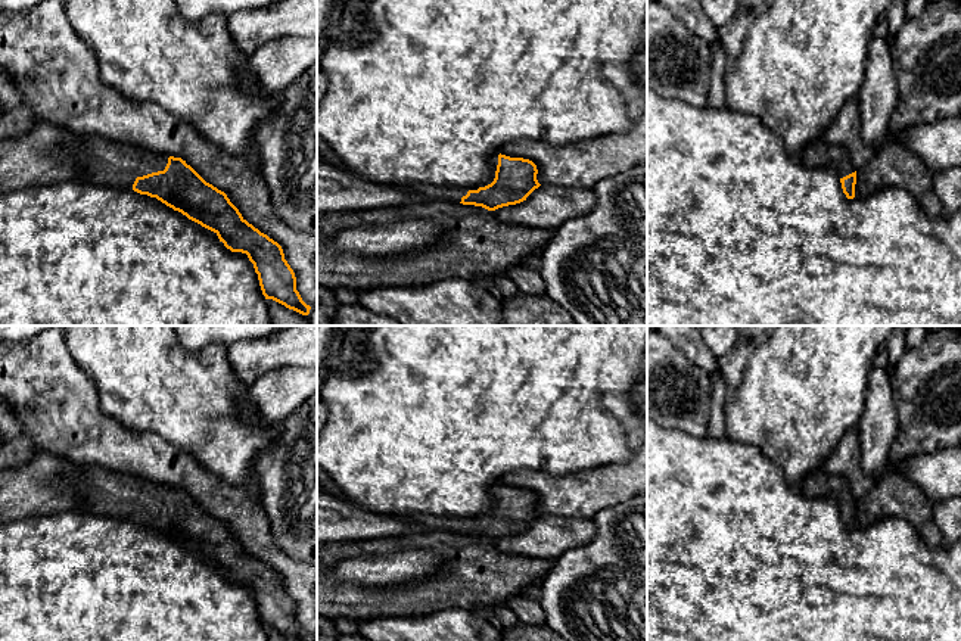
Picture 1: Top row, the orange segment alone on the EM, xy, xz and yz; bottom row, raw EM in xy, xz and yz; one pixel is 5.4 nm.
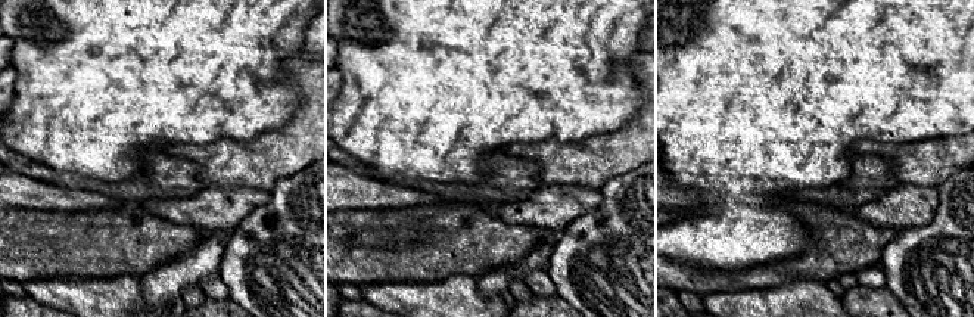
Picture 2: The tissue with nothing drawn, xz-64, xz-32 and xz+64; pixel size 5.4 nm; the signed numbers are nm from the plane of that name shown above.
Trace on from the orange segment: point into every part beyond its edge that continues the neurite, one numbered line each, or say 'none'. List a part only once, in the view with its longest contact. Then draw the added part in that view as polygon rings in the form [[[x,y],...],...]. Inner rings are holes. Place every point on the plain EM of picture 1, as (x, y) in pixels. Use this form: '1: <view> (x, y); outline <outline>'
1: xy (102, 491); outline [[[84,464],[77,473],[56,480],[56,486],[62,492],[75,491],[81,498],[80,510],[119,519],[133,519],[137,507],[164,501],[168,494],[168,486],[162,483],[111,472],[96,464]]]

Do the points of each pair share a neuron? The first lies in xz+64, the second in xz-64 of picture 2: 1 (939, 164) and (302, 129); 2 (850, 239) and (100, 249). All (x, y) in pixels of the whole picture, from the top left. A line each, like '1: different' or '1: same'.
1: same
2: same

